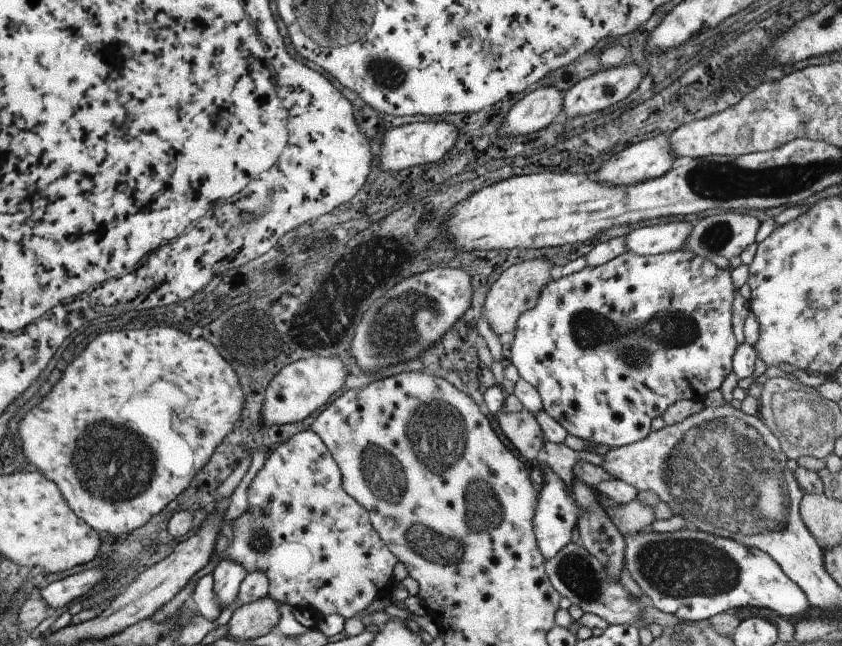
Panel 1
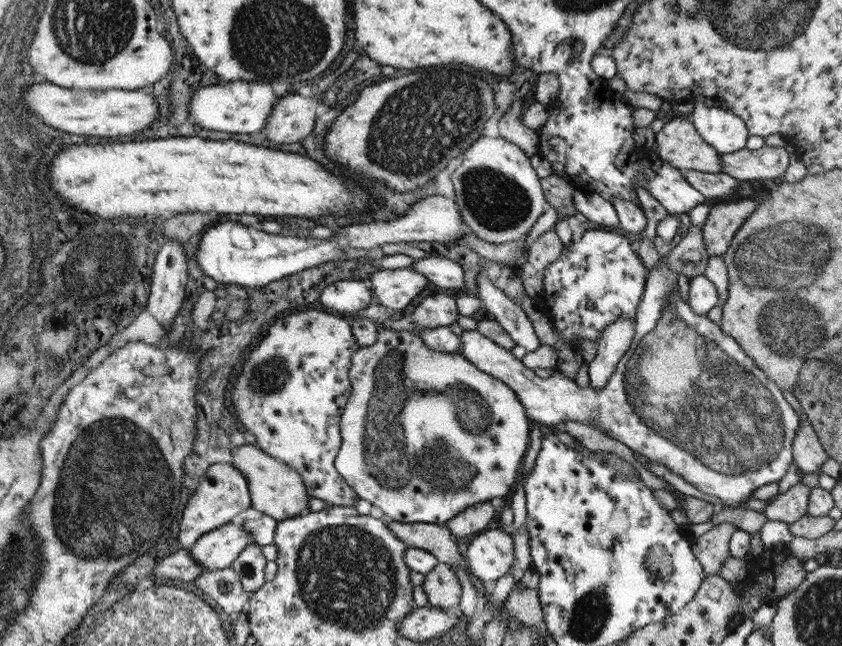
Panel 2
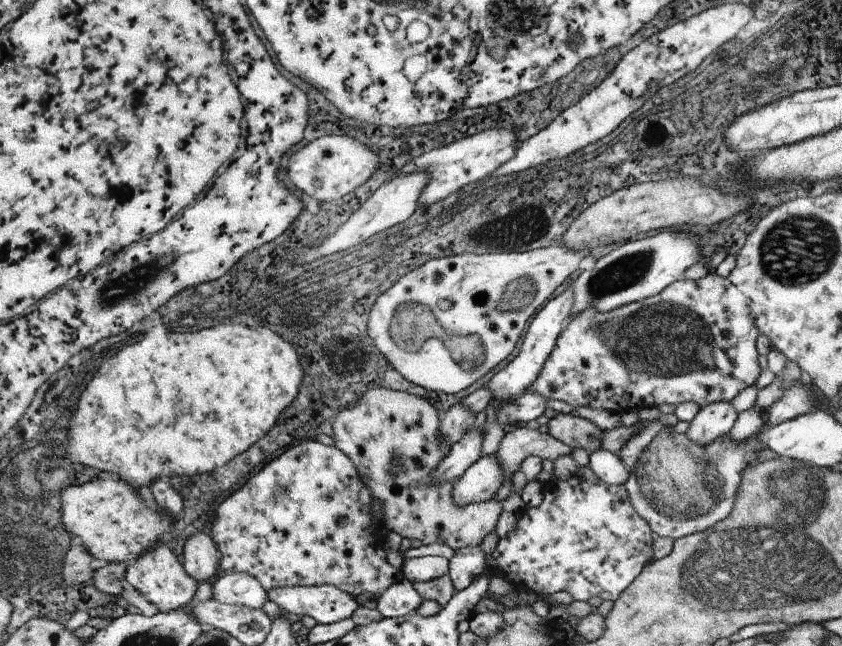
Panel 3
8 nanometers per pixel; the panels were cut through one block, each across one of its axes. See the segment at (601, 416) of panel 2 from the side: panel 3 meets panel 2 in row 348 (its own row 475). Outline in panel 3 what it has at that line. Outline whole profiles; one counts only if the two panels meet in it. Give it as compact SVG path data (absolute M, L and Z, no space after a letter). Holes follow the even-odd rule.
M645 422L645 426L621 446L617 456L629 470L623 488L639 518L649 524L657 538L679 540L701 534L731 514L741 476L749 464L757 462L757 454L765 446L757 434L743 442L733 442L731 436L725 434L707 446L695 444L687 448L673 442L671 436L657 436L663 430L671 428L663 422ZM495 454L481 456L465 470L465 474L459 480L455 480L449 486L453 490L453 502L457 506L491 502L503 486L503 476L505 472Z

